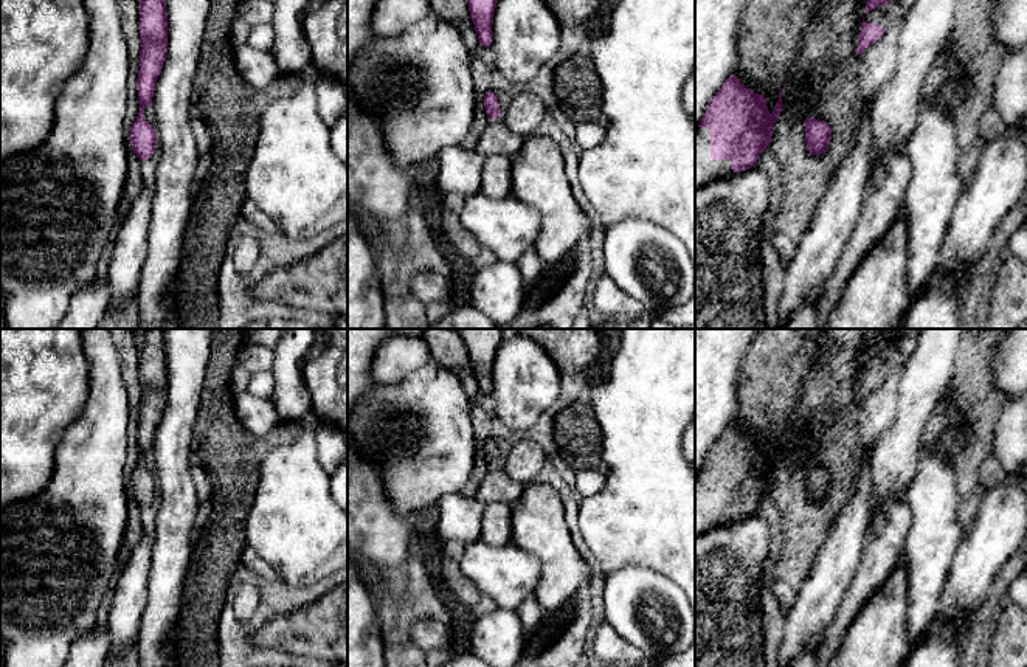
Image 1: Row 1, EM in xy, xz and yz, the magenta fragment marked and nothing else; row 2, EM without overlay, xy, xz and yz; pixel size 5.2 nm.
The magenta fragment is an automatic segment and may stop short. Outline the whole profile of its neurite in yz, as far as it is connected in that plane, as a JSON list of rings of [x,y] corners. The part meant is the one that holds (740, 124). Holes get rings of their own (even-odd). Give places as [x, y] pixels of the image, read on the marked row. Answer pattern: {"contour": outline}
{"contour": [[[731,74],[695,129],[695,191],[712,180],[731,177],[757,164],[759,155],[769,147],[782,107],[782,92],[771,113],[763,95],[746,88],[735,74]]]}

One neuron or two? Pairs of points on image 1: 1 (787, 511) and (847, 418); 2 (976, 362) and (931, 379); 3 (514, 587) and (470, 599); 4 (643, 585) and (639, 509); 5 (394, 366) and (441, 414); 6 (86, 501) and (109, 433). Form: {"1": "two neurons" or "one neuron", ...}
{"1": "one neuron", "2": "two neurons", "3": "two neurons", "4": "two neurons", "5": "two neurons", "6": "one neuron"}

